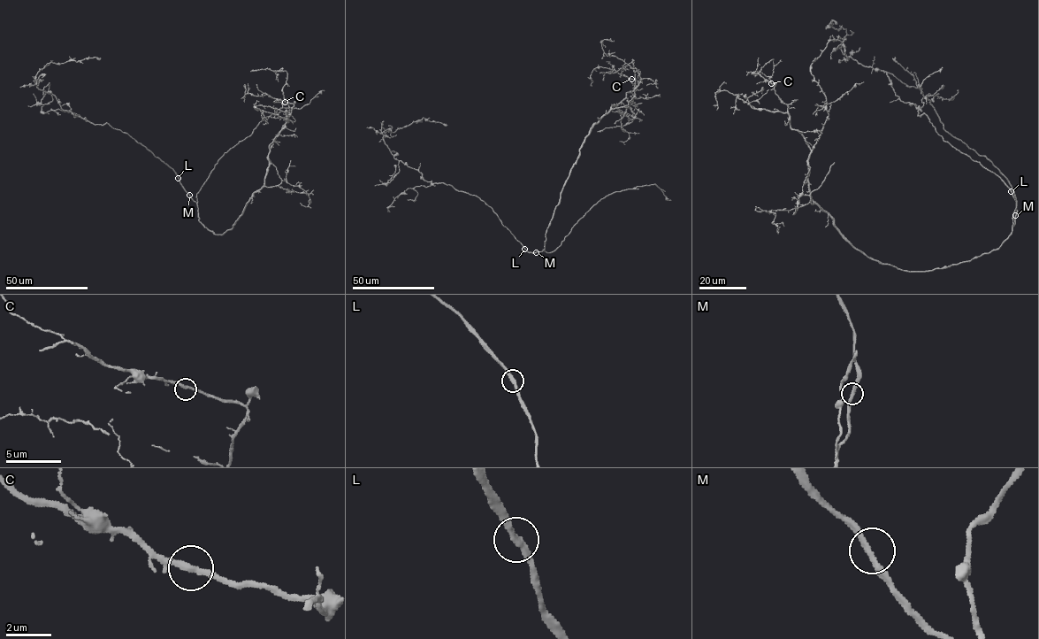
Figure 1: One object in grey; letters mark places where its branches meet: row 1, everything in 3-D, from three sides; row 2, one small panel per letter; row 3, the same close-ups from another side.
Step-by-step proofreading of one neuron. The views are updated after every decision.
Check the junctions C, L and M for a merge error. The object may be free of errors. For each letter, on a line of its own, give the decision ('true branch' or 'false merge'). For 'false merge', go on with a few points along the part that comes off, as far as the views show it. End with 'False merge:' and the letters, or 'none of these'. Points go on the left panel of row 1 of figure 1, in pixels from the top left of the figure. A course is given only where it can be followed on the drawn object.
C: true branch
L: true branch
M: true branch
False merge: none of these

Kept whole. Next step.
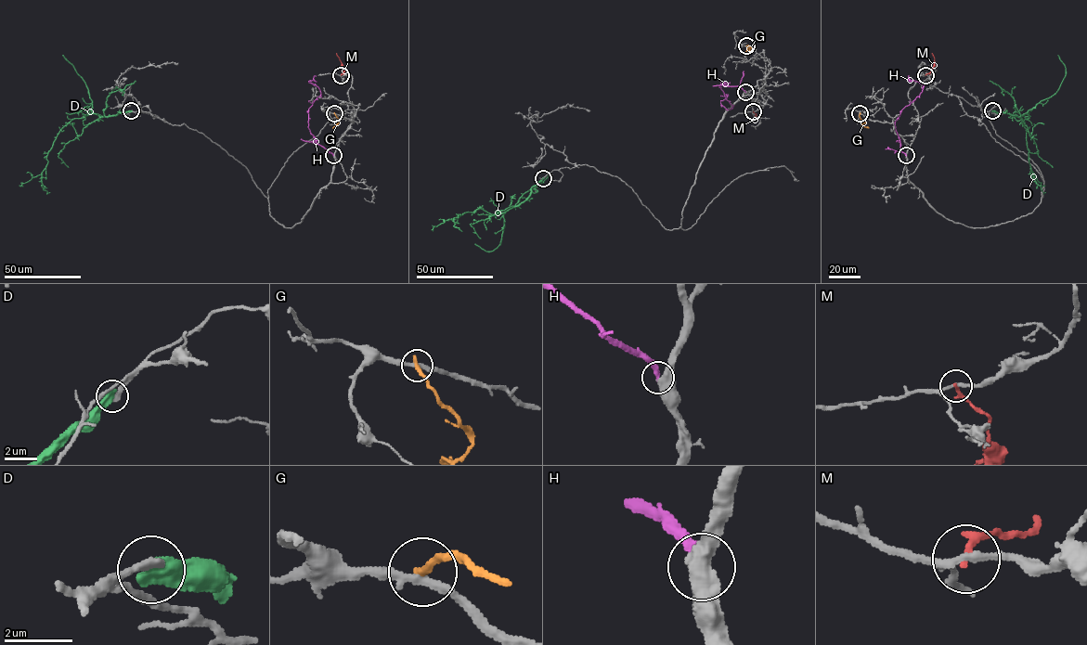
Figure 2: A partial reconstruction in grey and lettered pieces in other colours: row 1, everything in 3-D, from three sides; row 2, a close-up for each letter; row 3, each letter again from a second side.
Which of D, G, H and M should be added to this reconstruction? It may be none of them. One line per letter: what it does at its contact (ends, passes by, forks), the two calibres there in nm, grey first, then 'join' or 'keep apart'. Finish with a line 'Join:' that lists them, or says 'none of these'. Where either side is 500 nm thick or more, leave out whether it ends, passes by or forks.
D: 280 nm thick on the grey side, 500 nm on the other; keep apart
G: it ends there; 260 nm thick on the grey side, 260 nm on the other; keep apart
H: 550 nm thick on the grey side, 320 nm on the other; join
M: it ends there; 170 nm thick on the grey side, 200 nm on the other; keep apart
Join: H

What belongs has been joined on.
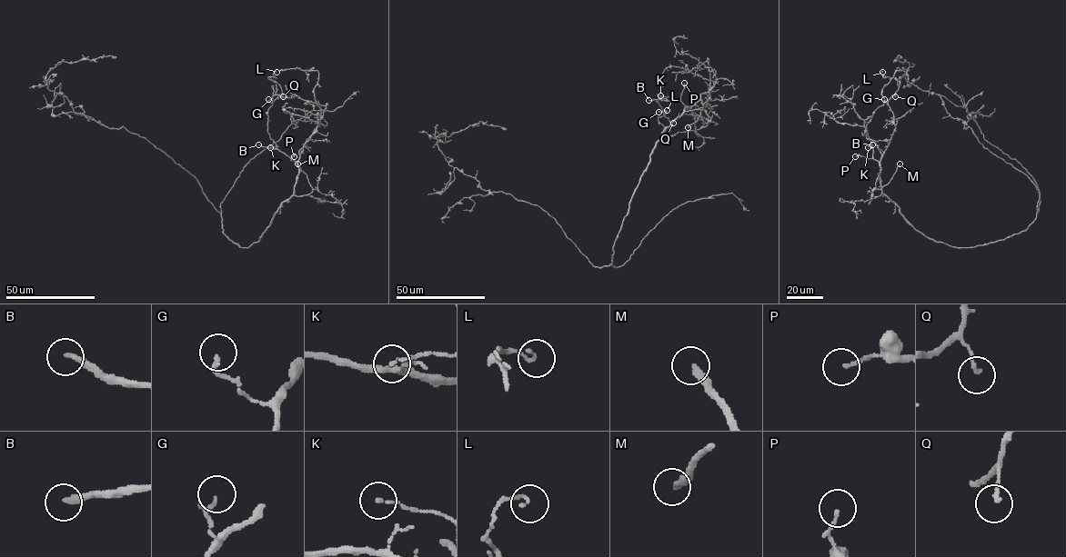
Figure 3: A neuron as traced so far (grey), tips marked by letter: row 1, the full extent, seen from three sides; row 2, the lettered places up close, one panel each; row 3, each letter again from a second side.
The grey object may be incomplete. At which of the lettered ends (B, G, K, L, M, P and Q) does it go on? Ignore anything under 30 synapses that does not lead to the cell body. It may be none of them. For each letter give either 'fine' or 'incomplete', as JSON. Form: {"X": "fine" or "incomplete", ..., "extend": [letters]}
{"B": "incomplete", "G": "fine", "K": "fine", "L": "fine", "M": "incomplete", "P": "fine", "Q": "fine", "extend": ["B", "M"]}

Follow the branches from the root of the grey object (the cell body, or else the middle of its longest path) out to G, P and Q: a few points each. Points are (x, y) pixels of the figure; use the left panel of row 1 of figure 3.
G: (222, 223), (233, 242), (248, 247), (293, 193), (298, 164), (270, 137), (268, 99)
P: (222, 223), (223, 233), (240, 247), (256, 242), (293, 193), (298, 173), (290, 159), (294, 156)
Q: (222, 223), (233, 242), (248, 247), (293, 193), (298, 164), (267, 130), (268, 109), (283, 96)

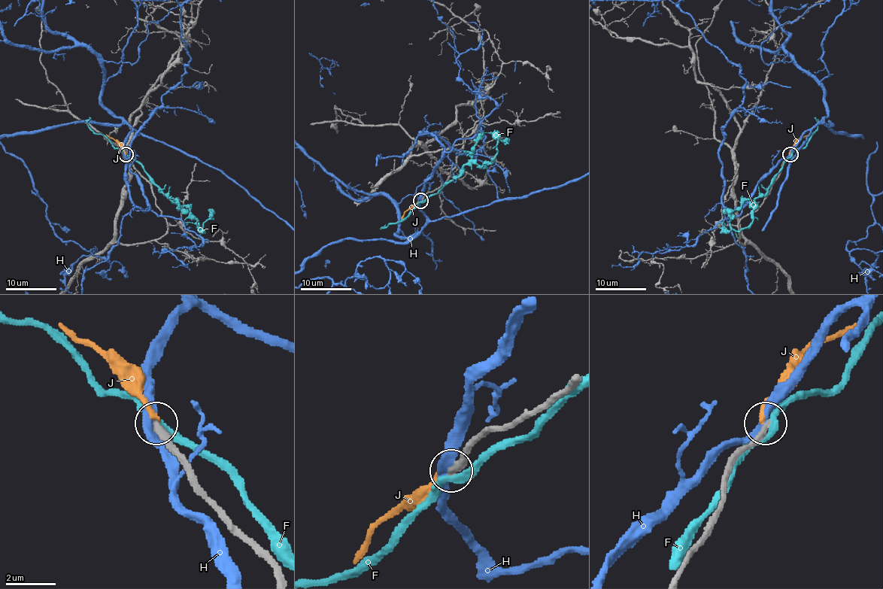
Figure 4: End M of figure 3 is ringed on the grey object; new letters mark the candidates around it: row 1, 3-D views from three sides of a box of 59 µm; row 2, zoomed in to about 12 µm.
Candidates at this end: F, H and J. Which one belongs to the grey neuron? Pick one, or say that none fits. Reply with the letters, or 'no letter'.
no letter

